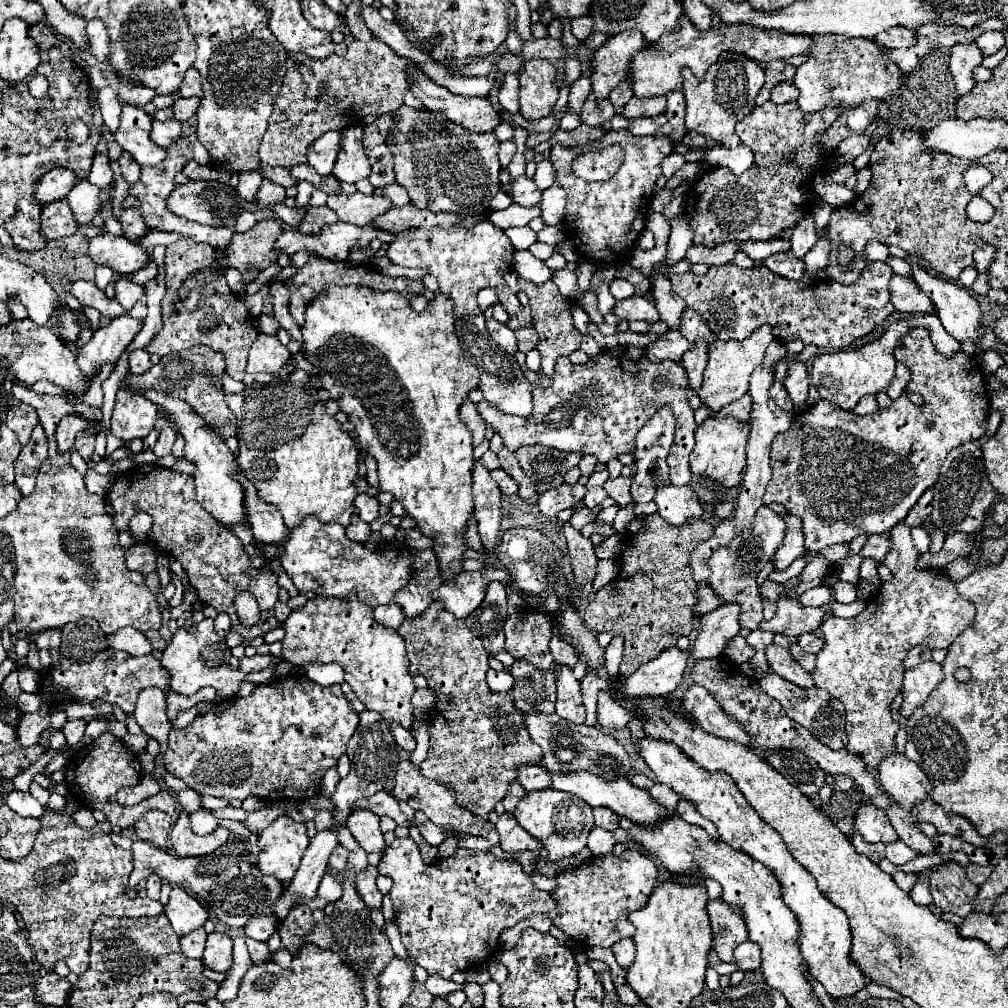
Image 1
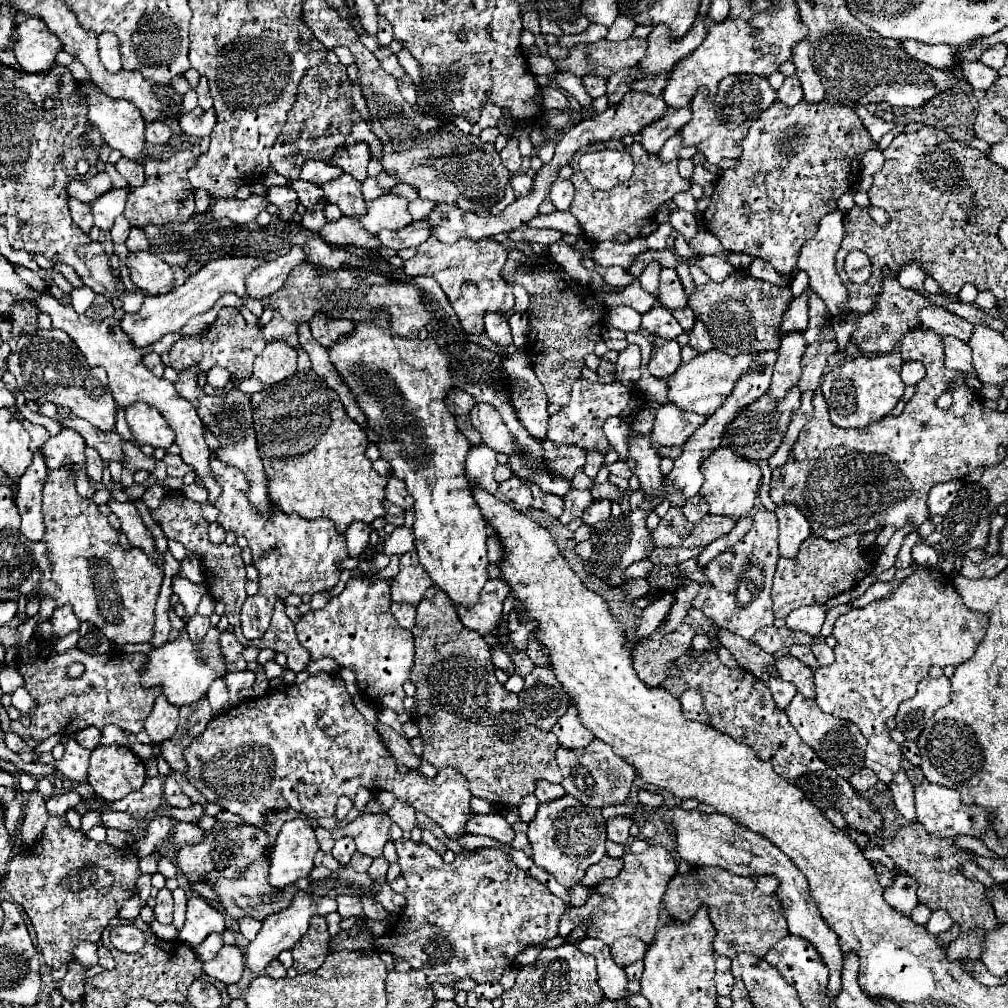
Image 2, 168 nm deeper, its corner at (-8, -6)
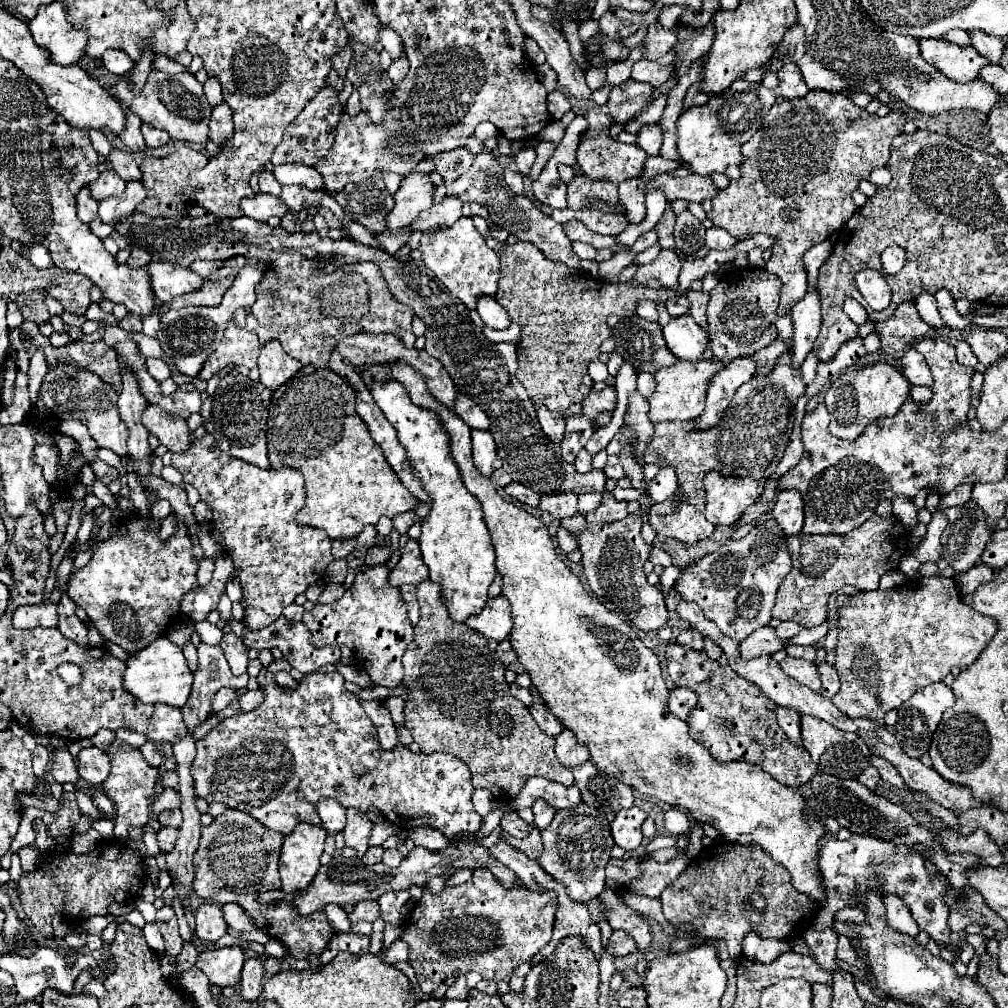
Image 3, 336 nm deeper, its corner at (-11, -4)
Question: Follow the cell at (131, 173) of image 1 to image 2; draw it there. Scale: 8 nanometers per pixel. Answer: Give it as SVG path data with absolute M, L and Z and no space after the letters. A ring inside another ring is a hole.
M120 157L120 161L116 163L118 173L128 181L130 187L140 187L144 185L144 169L138 161L130 161L126 157Z

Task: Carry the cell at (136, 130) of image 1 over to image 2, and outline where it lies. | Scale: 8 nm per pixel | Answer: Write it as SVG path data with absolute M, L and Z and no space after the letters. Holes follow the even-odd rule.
M80 83L80 91L82 91L82 101L86 101L88 105L86 121L90 121L90 125L94 125L102 133L102 139L112 149L118 149L128 159L138 159L142 155L146 139L144 139L144 119L140 111L134 107L134 103L110 99L92 83Z

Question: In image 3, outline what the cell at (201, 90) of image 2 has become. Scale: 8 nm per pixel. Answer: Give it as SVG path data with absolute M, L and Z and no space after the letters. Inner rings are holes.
M209 77L203 87L205 87L205 95L207 95L211 107L217 107L223 101L223 97L221 97L221 85L217 83L217 79L215 77Z

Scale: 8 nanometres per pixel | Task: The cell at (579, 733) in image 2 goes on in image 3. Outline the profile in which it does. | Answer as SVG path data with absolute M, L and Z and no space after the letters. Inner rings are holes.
M563 729L563 731L557 735L555 755L557 755L557 759L559 759L565 767L571 769L571 767L577 767L577 765L581 765L581 763L585 763L585 761L589 759L589 749L583 747L569 729Z

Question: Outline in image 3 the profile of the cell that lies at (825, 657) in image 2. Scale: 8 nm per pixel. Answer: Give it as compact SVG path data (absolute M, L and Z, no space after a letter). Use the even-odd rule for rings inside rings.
M827 661L819 663L819 665L817 665L817 669L819 669L821 681L823 681L823 691L821 691L821 693L823 693L827 699L831 699L831 697L837 693L837 689L839 689L839 677L837 677L837 669L835 669L833 665L829 665Z

